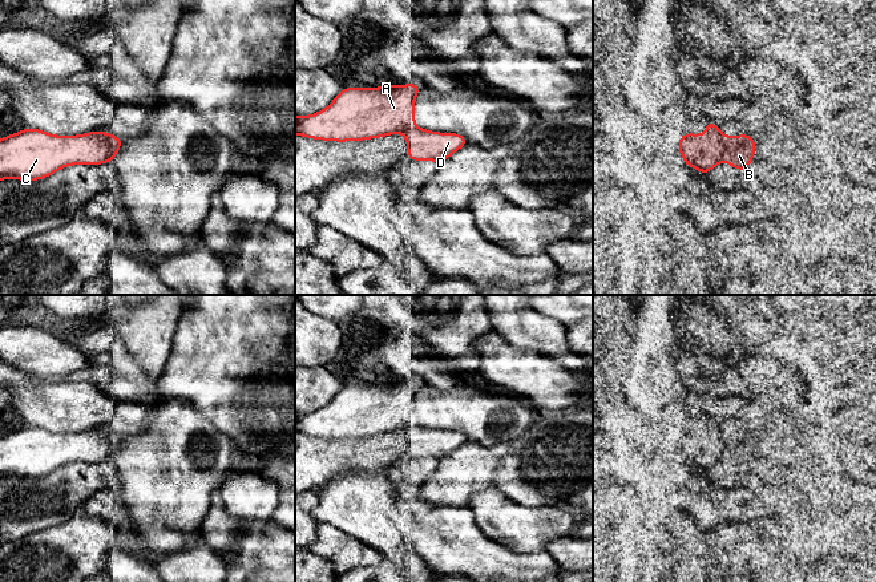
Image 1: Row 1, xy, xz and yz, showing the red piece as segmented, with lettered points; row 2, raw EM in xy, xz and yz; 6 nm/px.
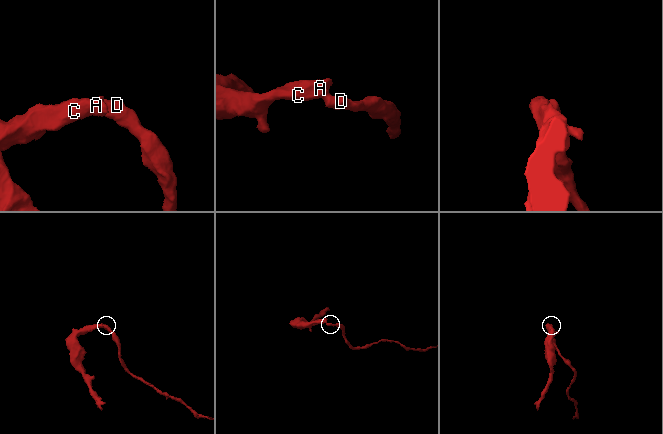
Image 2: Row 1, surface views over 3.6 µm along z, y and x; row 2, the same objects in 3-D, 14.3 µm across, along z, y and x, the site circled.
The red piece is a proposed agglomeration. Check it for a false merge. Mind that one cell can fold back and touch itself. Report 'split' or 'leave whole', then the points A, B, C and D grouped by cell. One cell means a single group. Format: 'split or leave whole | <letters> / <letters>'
split | A C / B D

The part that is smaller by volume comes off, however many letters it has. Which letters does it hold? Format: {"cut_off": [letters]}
{"cut_off": ["B", "D"]}

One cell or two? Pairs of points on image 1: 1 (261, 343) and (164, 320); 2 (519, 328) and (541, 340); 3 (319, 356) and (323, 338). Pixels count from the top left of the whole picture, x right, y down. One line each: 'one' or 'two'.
1: two
2: one
3: one

